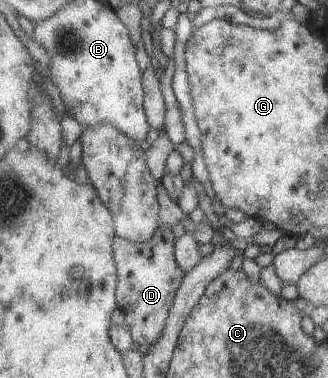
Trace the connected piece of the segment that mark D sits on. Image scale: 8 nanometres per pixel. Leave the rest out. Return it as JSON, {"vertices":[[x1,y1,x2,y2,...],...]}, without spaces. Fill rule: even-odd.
{"vertices":[[164,223,146,242,135,243,116,237,114,255,120,278,116,290,118,306,124,310,124,324,132,332,133,340,142,348,143,356,164,334,177,292,184,281,185,273,176,260,177,242,173,230]]}

